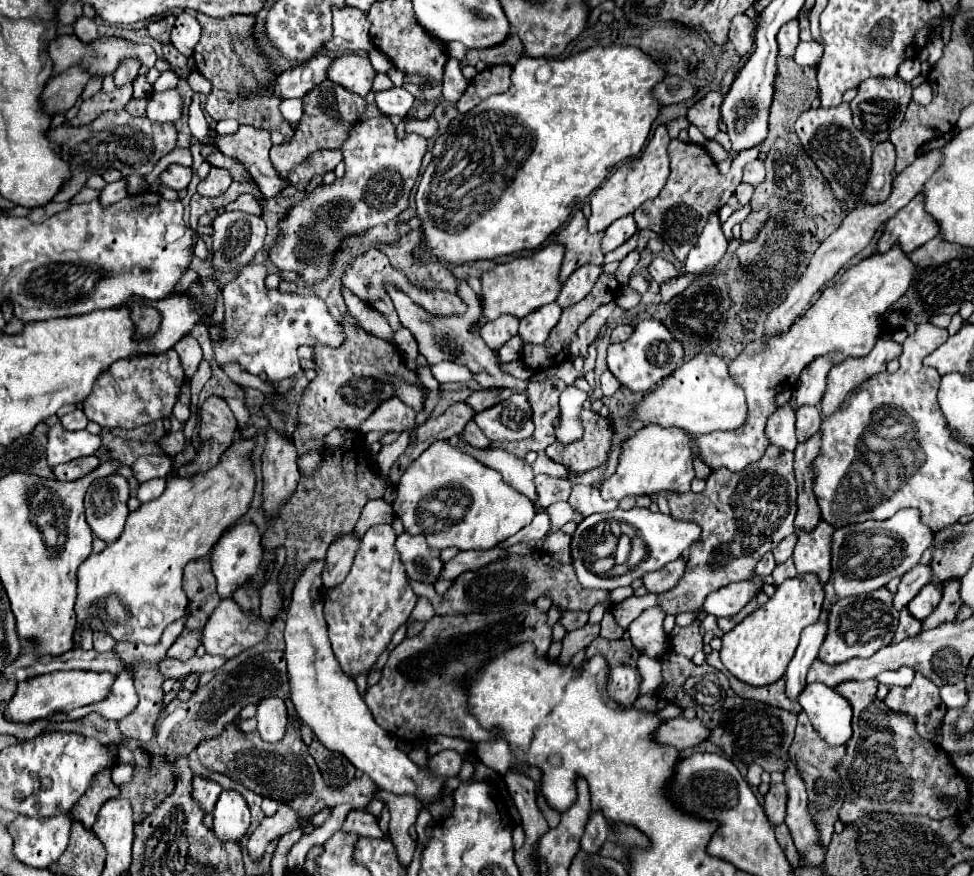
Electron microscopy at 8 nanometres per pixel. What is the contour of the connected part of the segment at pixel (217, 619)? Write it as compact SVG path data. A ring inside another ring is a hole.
M223 599L219 603L219 607L213 611L213 615L209 617L209 621L205 623L205 627L201 631L201 639L203 639L205 653L223 655L223 657L231 659L231 657L237 657L239 653L251 649L259 641L263 641L267 631L269 631L269 625L261 617L255 619L255 617L243 613L241 607L233 599Z

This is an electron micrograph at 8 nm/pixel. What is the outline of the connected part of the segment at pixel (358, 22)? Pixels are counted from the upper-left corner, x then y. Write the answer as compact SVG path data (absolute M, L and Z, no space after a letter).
M331 7L333 11L333 35L325 47L337 55L371 51L369 39L369 21L367 15L353 7Z

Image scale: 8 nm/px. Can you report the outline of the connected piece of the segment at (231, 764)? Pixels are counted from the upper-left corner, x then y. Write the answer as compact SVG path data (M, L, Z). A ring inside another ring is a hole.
M289 715L287 733L285 733L283 741L271 745L271 743L263 741L257 735L257 731L241 733L241 731L235 731L235 723L229 723L223 729L223 735L219 735L219 739L211 739L207 743L201 743L197 747L197 755L199 755L205 769L209 769L213 773L227 775L227 777L243 783L247 789L263 795L263 797L269 797L269 799L275 799L279 803L289 805L297 813L299 819L307 819L307 817L319 813L321 809L335 807L339 803L351 803L355 809L363 809L373 799L373 795L377 791L375 783L367 775L363 775L363 777L353 779L349 783L349 793L331 789L323 781L323 777L317 769L317 763L309 755L307 745L301 739L299 727L301 727L299 719ZM365 793L367 793L367 803L365 803Z

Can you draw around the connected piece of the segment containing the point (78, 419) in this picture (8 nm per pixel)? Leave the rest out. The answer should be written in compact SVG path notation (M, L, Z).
M77 407L75 411L67 413L61 417L61 425L69 431L77 431L77 429L85 429L87 427L87 417L81 413L81 407Z

